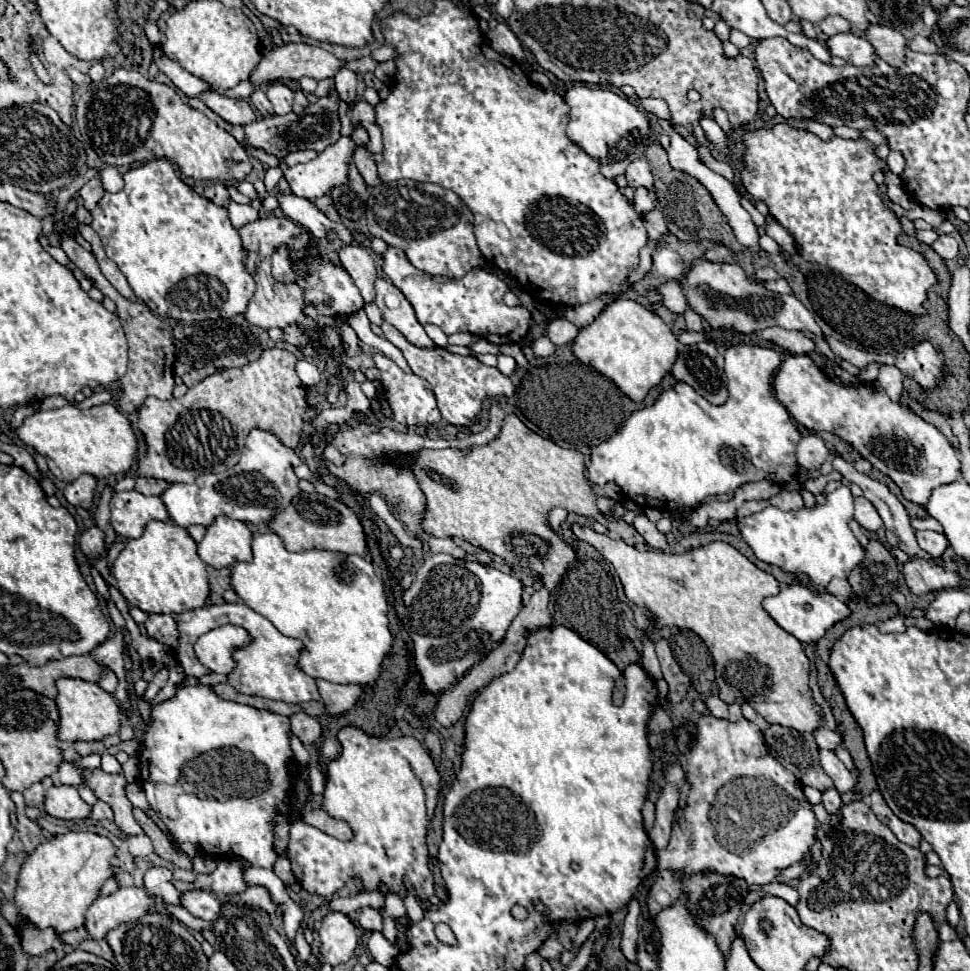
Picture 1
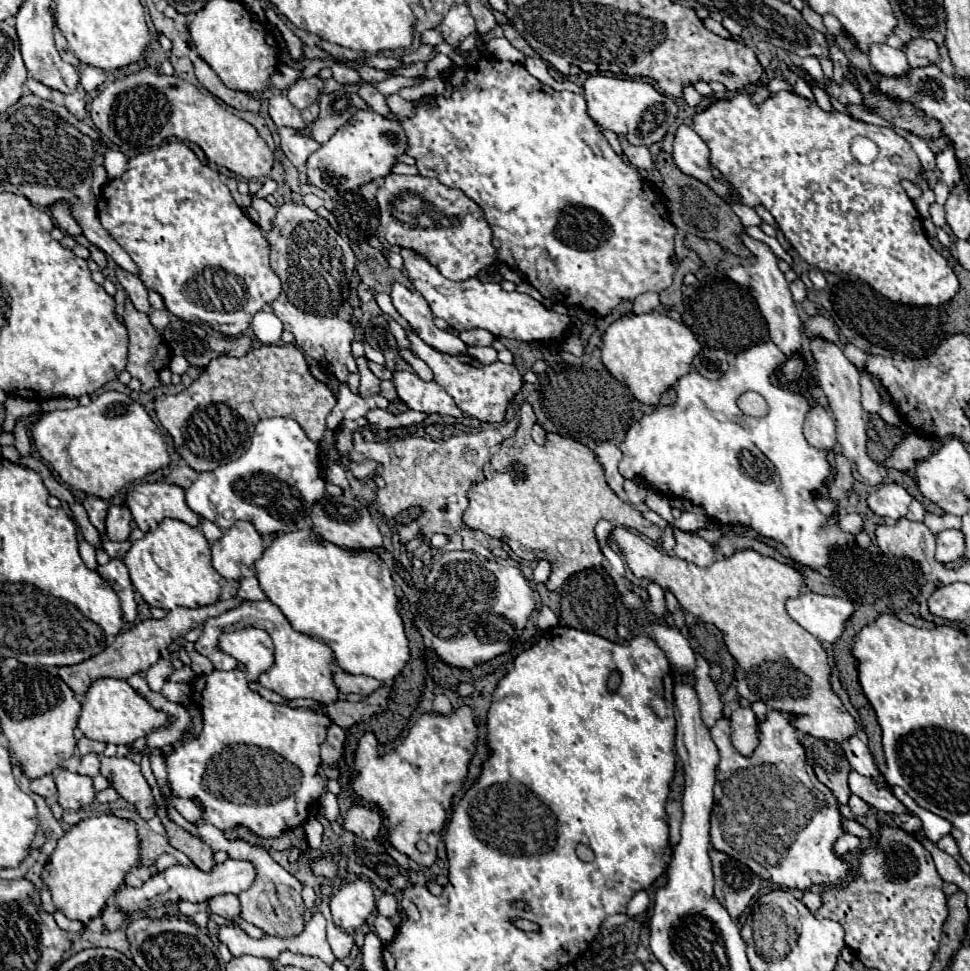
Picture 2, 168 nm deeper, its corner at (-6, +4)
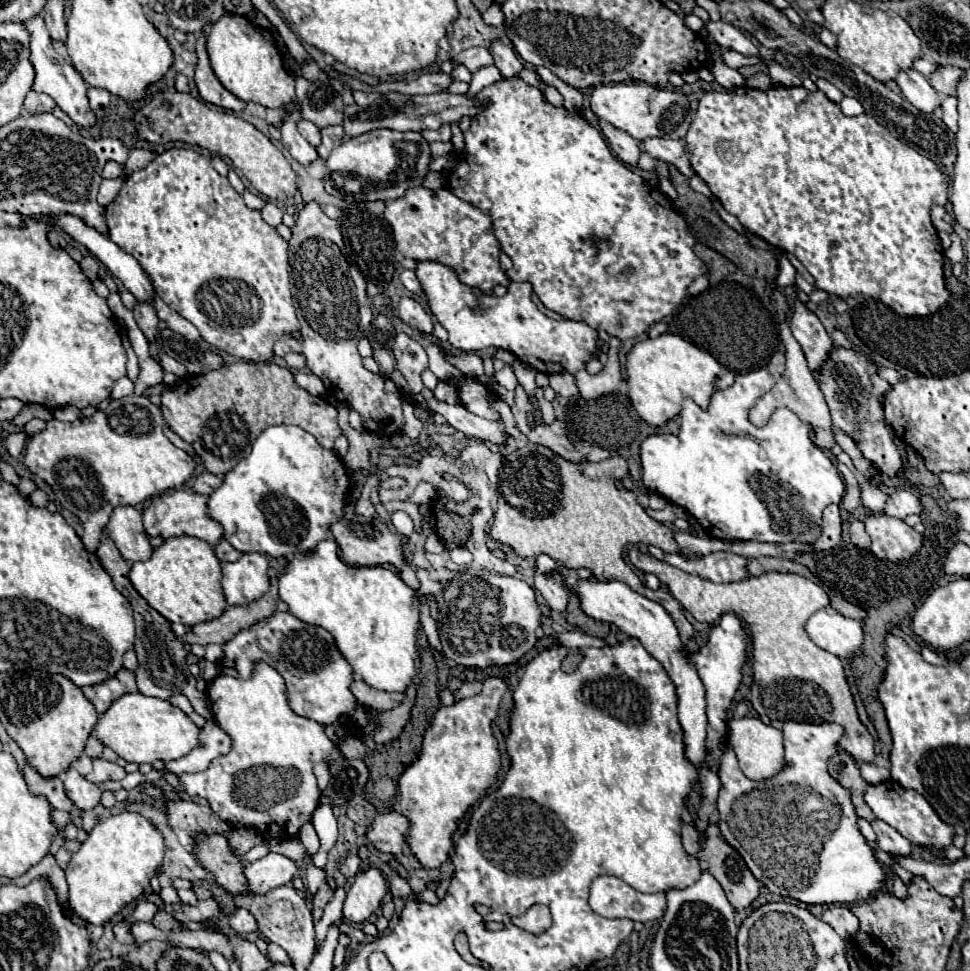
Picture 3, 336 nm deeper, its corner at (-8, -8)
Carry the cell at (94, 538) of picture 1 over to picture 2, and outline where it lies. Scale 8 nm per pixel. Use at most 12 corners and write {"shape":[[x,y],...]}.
{"shape":[[111,505],[107,539],[127,541],[131,513],[125,505]]}

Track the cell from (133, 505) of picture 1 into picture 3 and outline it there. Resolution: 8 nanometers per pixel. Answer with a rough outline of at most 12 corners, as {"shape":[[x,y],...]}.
{"shape":[[169,491],[143,511],[149,537],[223,537],[207,497]]}

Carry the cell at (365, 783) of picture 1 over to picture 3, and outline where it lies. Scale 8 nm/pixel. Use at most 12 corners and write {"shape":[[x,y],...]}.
{"shape":[[507,685],[441,705],[399,777],[407,847],[439,869],[495,781]]}

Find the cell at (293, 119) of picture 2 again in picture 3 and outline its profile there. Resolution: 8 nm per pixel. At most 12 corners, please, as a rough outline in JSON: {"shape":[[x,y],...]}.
{"shape":[[301,119],[299,133],[313,145],[319,145],[319,129]]}

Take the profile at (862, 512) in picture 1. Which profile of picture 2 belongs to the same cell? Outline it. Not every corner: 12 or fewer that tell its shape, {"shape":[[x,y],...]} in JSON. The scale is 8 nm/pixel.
{"shape":[[897,483],[867,499],[873,513],[905,517],[913,497]]}

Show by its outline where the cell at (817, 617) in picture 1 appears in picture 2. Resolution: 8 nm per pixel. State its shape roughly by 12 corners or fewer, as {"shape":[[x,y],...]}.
{"shape":[[803,591],[787,613],[821,643],[835,643],[855,607]]}

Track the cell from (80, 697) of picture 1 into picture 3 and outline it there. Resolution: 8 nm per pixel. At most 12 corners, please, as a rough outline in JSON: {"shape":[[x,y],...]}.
{"shape":[[125,693],[93,735],[131,763],[173,761],[199,727],[169,701]]}

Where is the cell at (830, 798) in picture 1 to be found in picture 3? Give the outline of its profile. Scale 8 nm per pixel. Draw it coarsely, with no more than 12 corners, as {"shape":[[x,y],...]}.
{"shape":[[873,819],[883,851],[909,855],[911,843],[885,821]]}

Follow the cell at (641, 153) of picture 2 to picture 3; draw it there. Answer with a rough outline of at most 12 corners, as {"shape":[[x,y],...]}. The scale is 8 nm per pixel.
{"shape":[[605,121],[605,133],[611,149],[623,163],[637,167],[641,155],[639,143],[631,135],[611,129]]}

